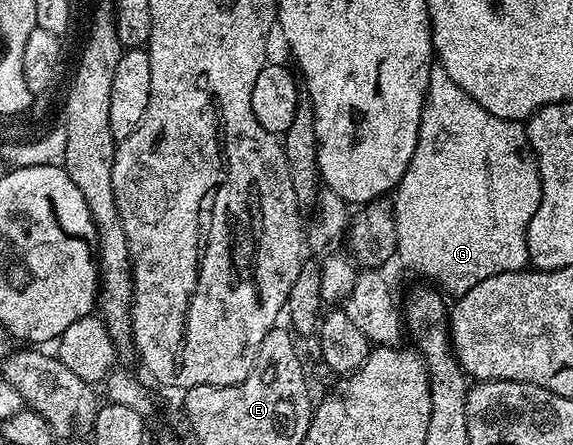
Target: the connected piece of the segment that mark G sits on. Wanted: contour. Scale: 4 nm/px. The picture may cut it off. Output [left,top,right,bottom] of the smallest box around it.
[392,65,542,297]

